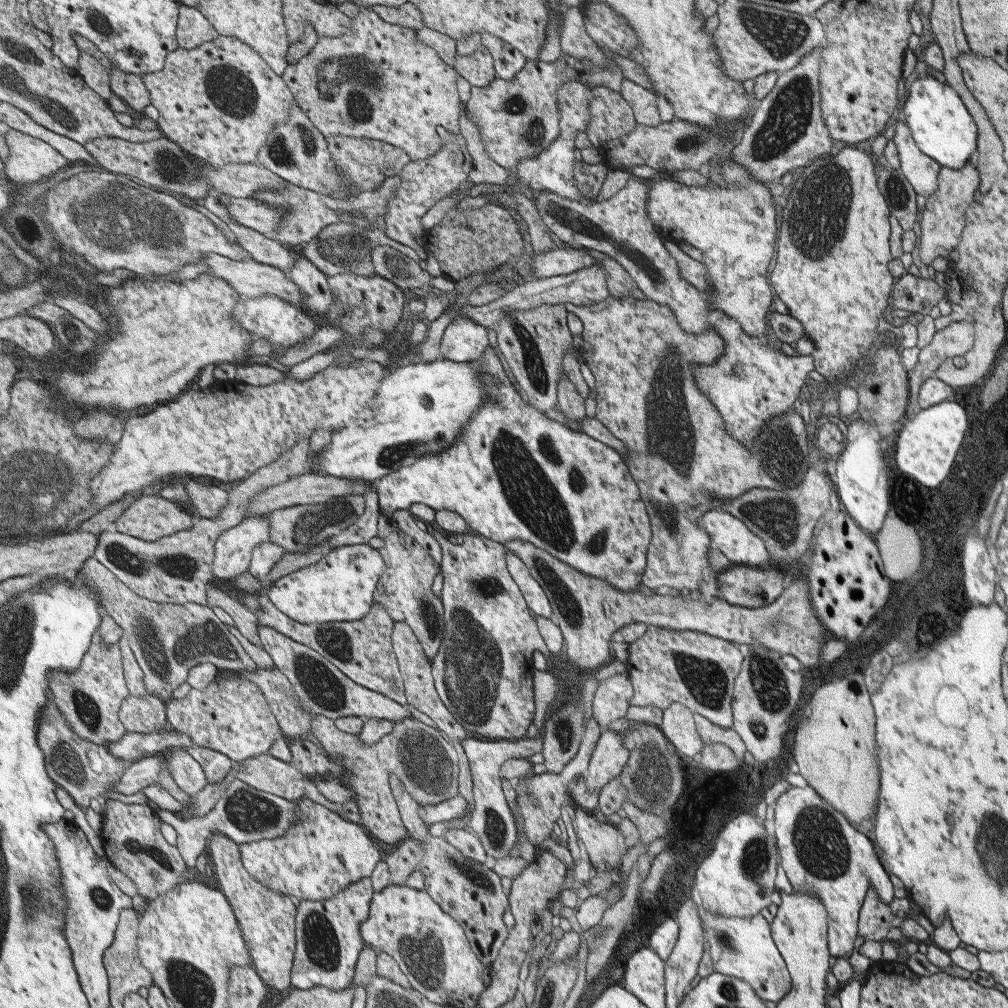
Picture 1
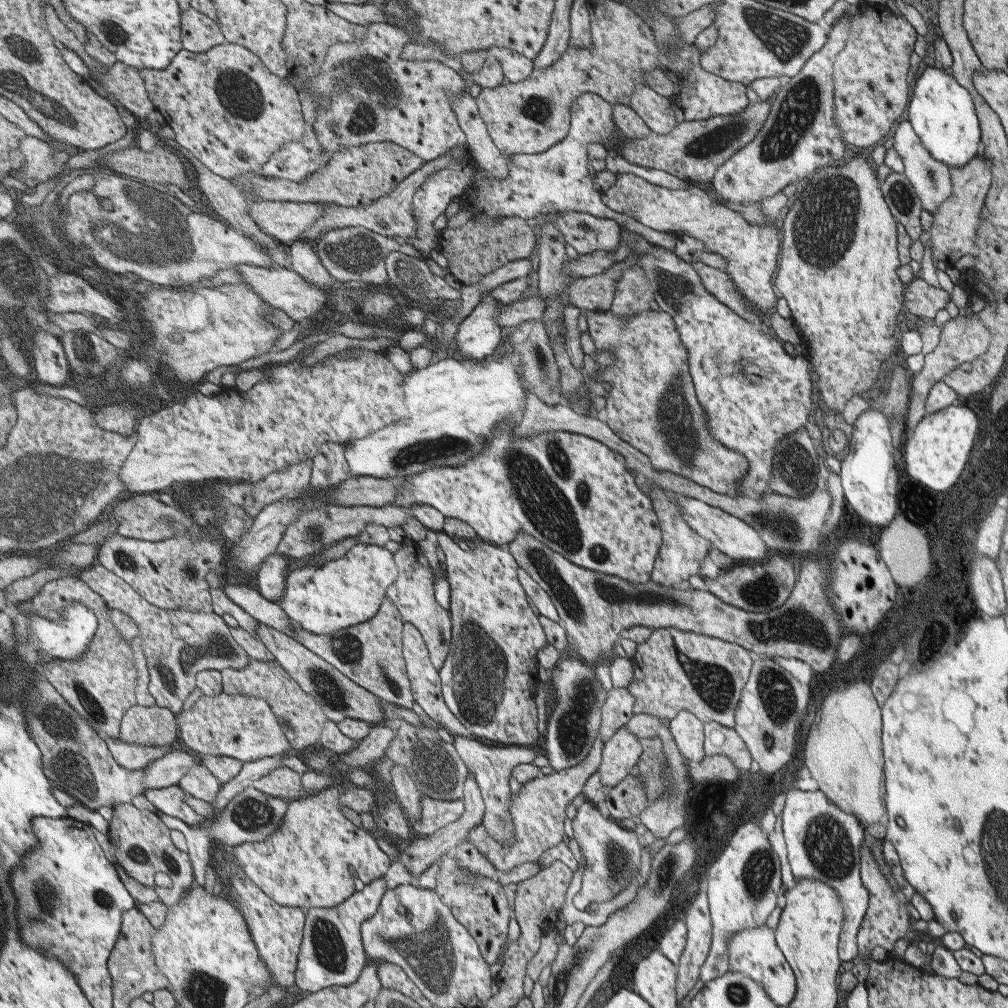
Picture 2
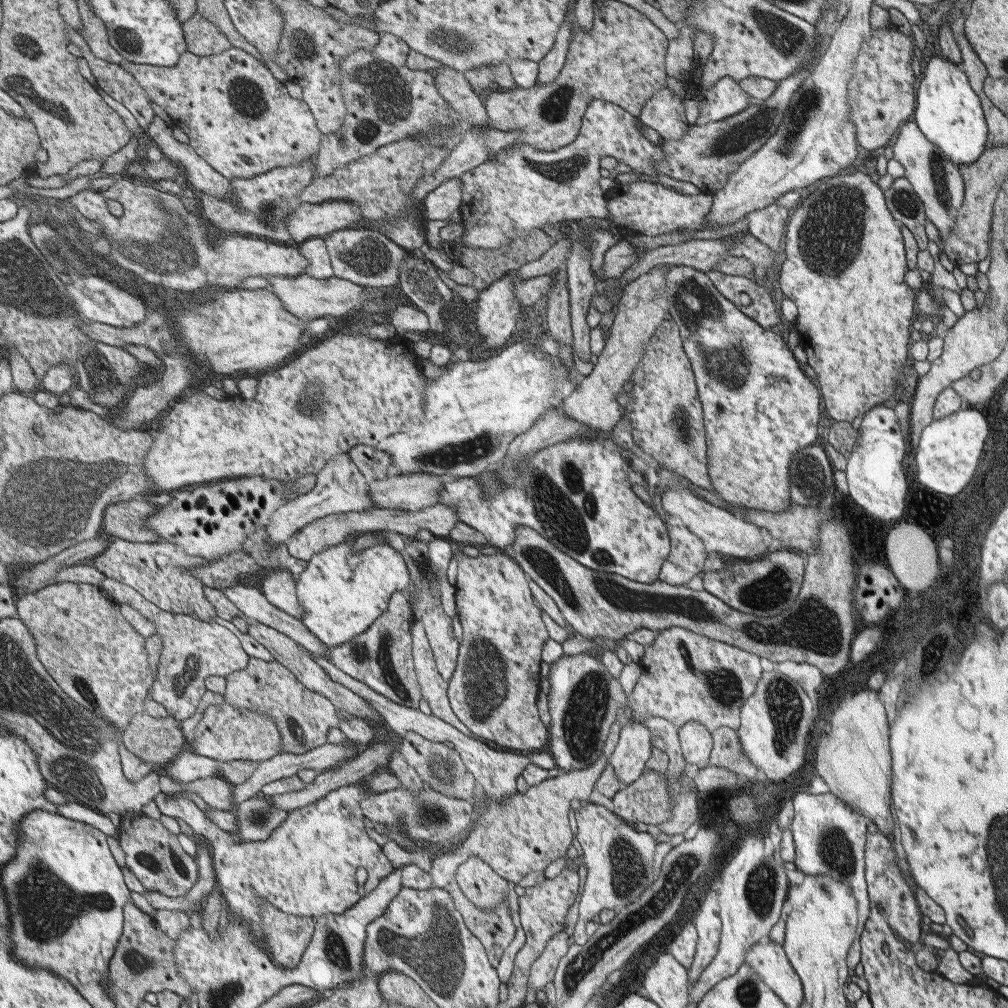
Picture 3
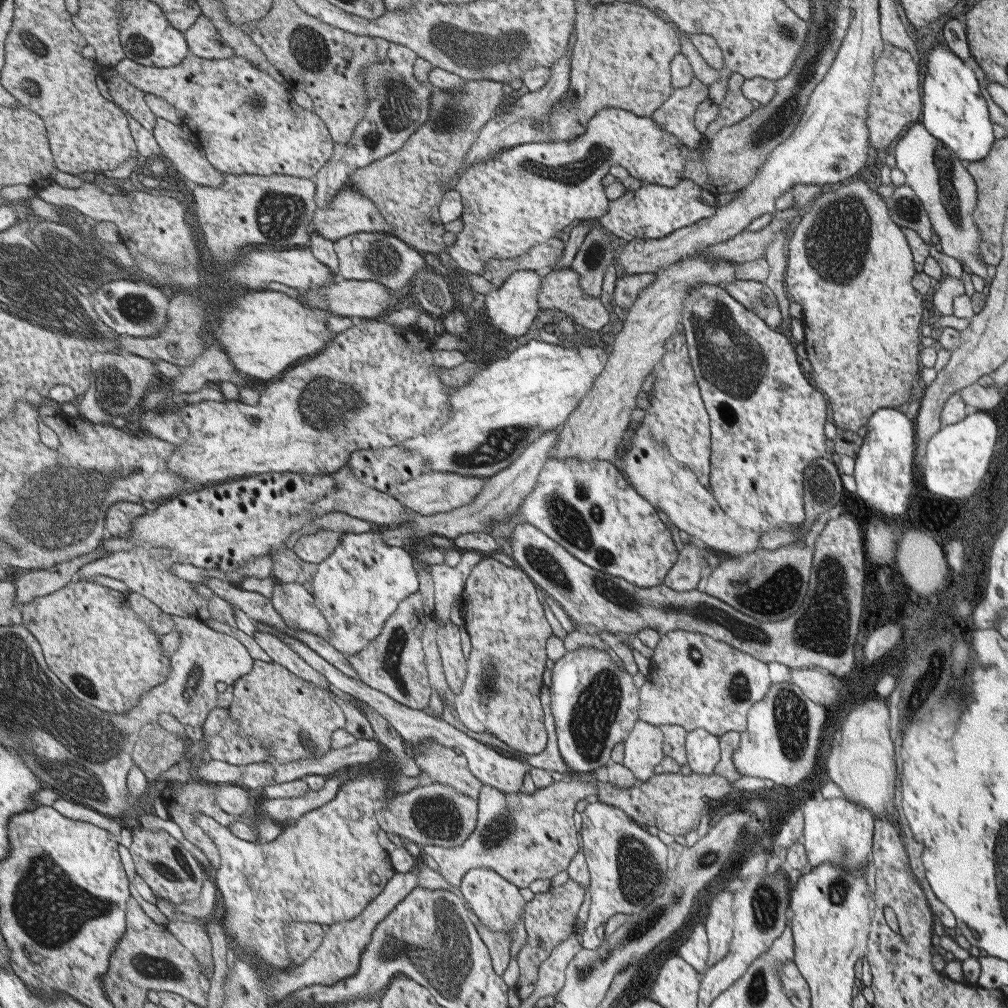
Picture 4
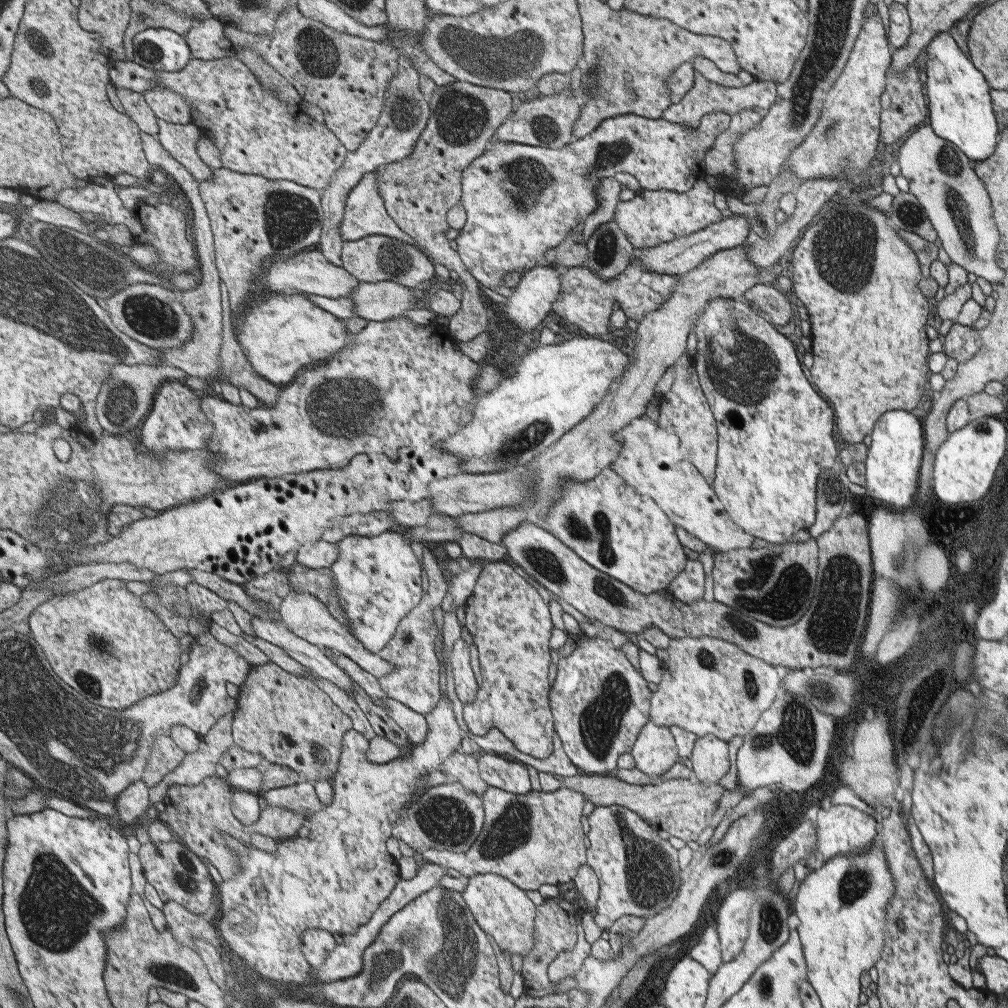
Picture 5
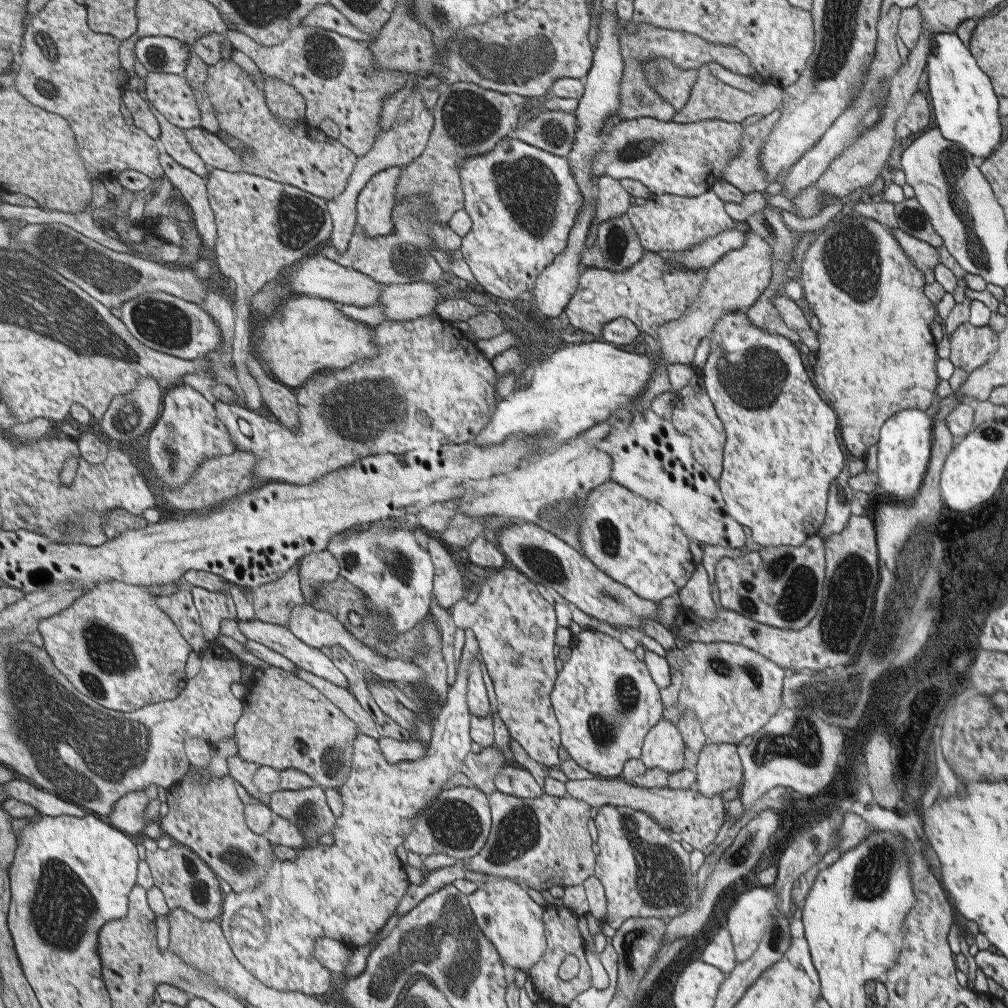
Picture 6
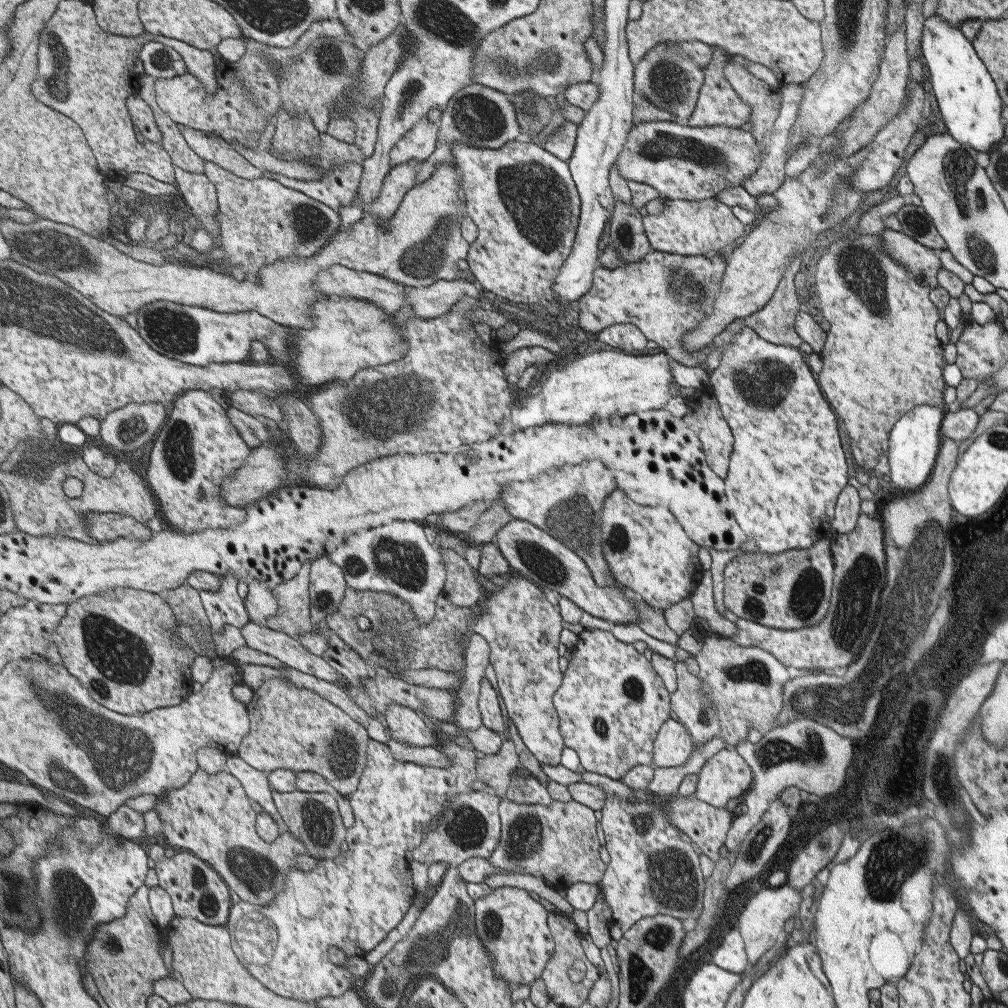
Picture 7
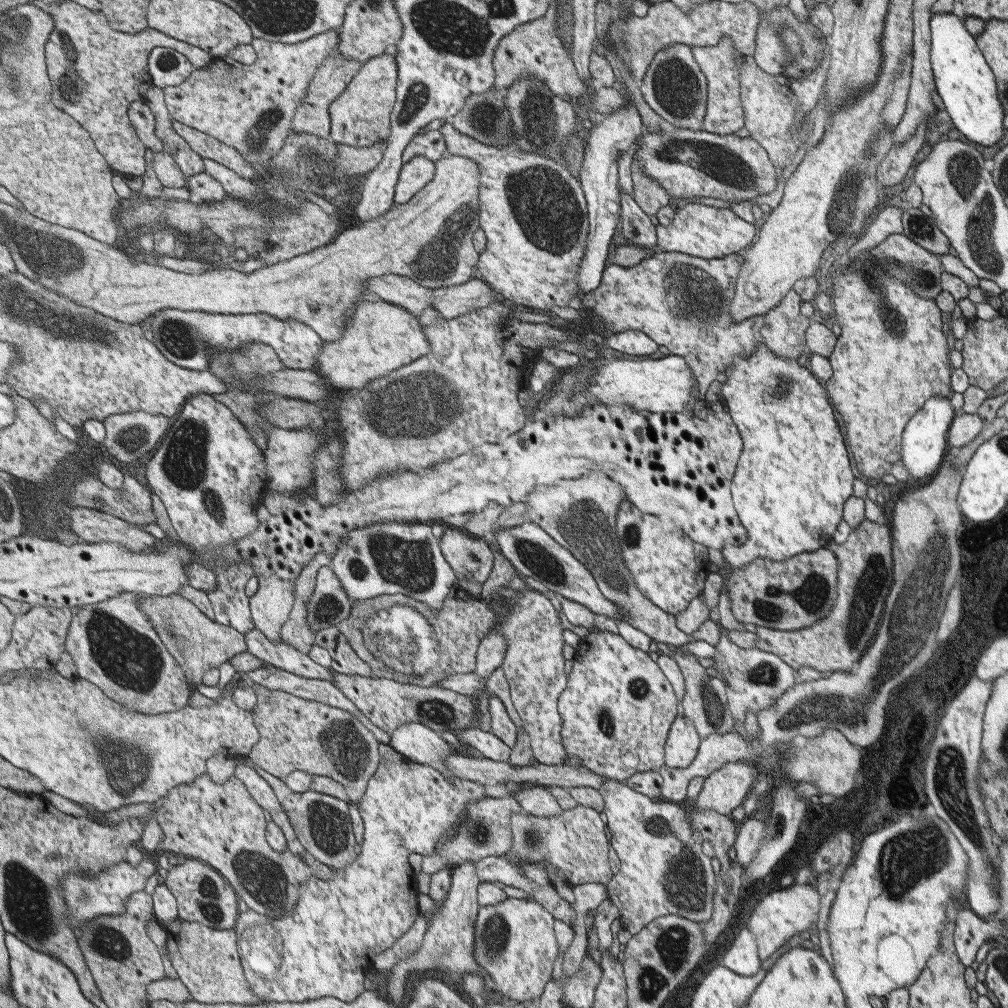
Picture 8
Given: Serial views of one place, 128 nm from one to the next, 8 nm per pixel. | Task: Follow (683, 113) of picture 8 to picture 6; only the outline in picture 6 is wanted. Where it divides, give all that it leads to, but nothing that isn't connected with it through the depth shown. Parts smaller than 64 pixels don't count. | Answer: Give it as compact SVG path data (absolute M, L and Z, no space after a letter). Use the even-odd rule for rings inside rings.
M654 58L646 60L645 74L658 94L680 112L695 87L698 72L696 69L680 69L666 58Z

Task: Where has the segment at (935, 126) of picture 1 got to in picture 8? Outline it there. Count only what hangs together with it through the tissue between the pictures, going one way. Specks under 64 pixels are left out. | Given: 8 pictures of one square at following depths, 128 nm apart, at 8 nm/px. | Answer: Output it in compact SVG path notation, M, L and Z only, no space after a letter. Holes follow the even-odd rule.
M934 13L931 31L930 60L935 88L941 96L954 128L969 142L992 147L1004 137L1004 108L996 96L996 82L974 36L966 30L964 21L953 13Z

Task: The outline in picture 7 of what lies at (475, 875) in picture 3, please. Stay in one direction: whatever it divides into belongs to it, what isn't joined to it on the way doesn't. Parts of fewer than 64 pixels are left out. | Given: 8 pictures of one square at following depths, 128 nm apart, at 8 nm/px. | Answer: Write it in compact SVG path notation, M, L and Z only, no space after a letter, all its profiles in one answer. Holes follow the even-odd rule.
M512 886L495 888L492 893L474 901L478 935L483 946L494 957L495 972L505 982L531 986L542 972L555 949L548 926L548 912L528 891Z

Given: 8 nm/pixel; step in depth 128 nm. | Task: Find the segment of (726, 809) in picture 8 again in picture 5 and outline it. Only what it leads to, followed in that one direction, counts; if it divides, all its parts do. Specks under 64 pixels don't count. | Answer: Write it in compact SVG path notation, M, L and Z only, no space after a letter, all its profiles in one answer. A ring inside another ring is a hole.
M711 734L698 737L694 742L691 761L696 780L719 783L722 775L730 769L728 744Z

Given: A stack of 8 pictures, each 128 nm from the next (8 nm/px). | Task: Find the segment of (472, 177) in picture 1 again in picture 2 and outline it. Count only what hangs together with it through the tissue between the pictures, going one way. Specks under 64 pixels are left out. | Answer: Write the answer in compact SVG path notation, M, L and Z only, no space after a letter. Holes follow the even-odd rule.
M469 92L450 96L453 111L460 128L466 134L470 157L475 166L486 172L488 178L506 178L509 174L509 158L499 152L490 139L488 128L480 116L477 100Z

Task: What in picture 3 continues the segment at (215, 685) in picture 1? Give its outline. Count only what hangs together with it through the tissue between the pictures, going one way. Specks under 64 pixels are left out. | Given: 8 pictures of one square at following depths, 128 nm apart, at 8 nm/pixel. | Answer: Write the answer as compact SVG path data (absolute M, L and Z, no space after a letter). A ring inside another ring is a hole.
M228 702L210 705L195 731L196 741L191 747L202 756L209 756L222 762L252 760L259 764L284 753L284 735L276 719L270 713L242 709Z

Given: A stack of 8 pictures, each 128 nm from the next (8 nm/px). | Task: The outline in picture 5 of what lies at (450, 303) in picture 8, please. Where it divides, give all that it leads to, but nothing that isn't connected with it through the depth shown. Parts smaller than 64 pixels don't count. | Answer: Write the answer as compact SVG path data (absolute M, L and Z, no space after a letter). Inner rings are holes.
M360 282L352 293L354 315L368 321L384 322L388 319L405 316L406 310L414 309L418 298L410 288L396 282Z

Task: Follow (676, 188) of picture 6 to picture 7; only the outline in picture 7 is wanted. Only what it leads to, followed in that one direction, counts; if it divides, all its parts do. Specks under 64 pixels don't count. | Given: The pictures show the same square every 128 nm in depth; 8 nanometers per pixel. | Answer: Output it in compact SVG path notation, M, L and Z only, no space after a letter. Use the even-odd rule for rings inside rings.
M678 120L636 122L614 166L626 180L656 188L663 199L702 200L715 197L726 188L743 186L748 175L761 166L759 148L753 133L740 127L694 127Z

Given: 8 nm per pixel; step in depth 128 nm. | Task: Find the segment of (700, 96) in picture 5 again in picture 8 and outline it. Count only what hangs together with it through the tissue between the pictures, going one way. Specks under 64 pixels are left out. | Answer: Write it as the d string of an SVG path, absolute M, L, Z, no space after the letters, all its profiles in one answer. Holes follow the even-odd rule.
M731 38L710 47L696 47L691 50L693 56L707 79L708 102L706 115L702 119L702 130L729 136L745 126L744 105L741 100L739 72L741 69L736 58L742 58L731 44Z

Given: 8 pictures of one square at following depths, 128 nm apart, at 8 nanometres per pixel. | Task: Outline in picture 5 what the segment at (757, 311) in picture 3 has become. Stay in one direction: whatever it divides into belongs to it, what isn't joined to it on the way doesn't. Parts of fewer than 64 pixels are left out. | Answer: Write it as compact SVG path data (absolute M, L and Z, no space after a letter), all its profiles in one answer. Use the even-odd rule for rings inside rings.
M758 283L745 293L744 299L750 306L758 306L759 310L766 312L772 318L772 324L786 325L794 315L792 306L785 295L782 295L773 286Z

